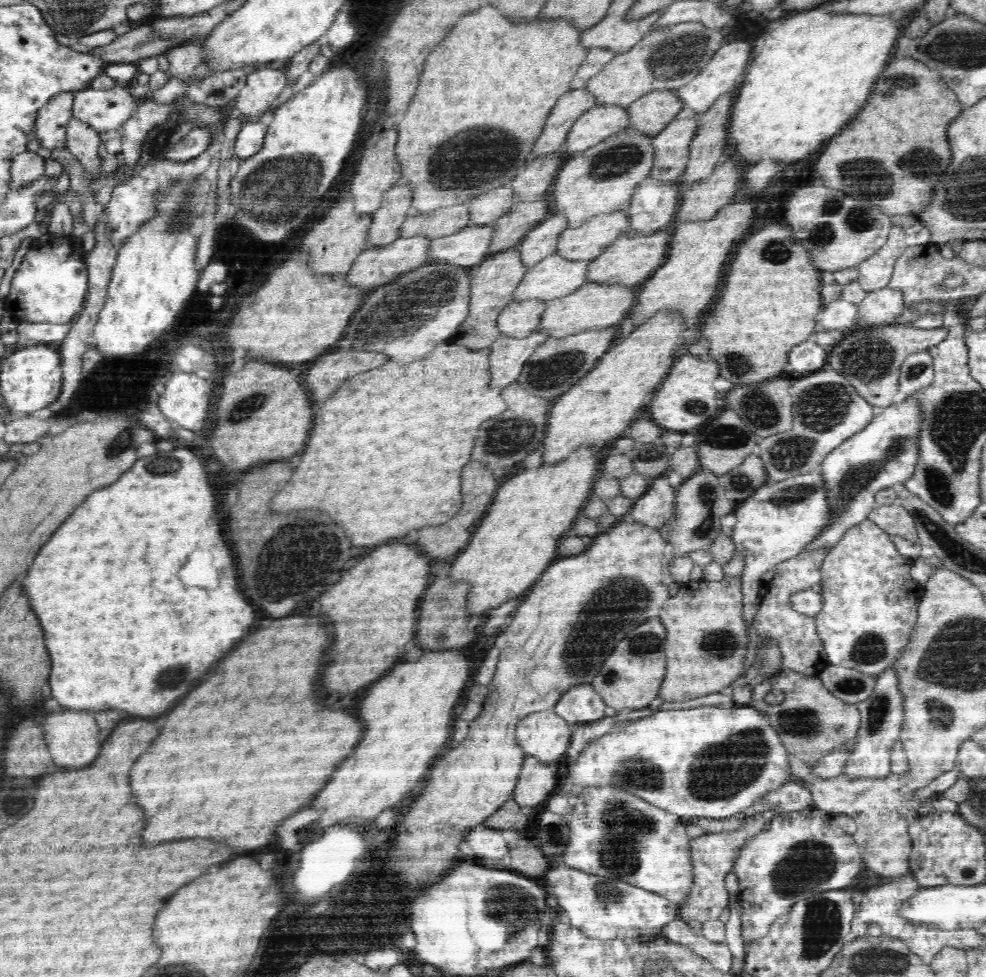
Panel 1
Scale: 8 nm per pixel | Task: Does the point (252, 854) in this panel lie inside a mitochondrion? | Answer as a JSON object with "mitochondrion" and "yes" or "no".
{"mitochondrion":"no"}

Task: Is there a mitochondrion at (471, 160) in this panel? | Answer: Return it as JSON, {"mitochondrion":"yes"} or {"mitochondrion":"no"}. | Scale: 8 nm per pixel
{"mitochondrion":"yes"}

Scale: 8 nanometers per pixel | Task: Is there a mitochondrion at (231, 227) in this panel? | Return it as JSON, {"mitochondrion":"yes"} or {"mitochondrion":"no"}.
{"mitochondrion":"yes"}

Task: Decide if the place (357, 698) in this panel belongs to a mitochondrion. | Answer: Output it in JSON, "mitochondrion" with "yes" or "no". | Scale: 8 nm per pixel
{"mitochondrion":"no"}

